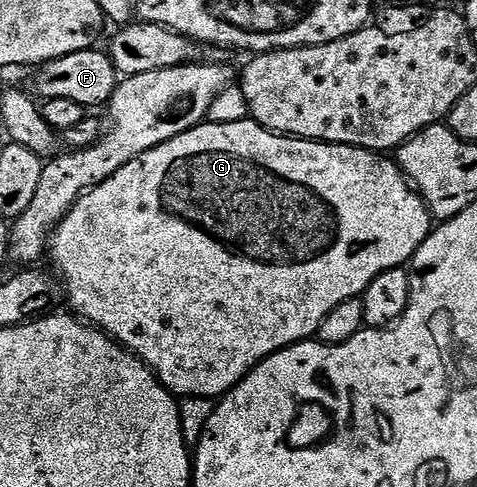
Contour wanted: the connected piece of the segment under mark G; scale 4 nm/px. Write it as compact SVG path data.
M252 118L231 125L206 121L127 161L127 165L107 177L107 181L84 192L62 223L57 224L53 238L49 240L47 259L53 262L52 270L63 284L64 298L66 295L73 306L70 307L72 314L104 331L109 338L140 357L157 375L157 380L174 395L198 395L216 400L243 382L268 355L295 343L312 340L327 313L331 313L335 305L343 305L343 301L360 299L379 273L405 267L434 226L429 206L405 178L404 171L384 154L342 143L318 143L316 139L279 135L260 127Z

